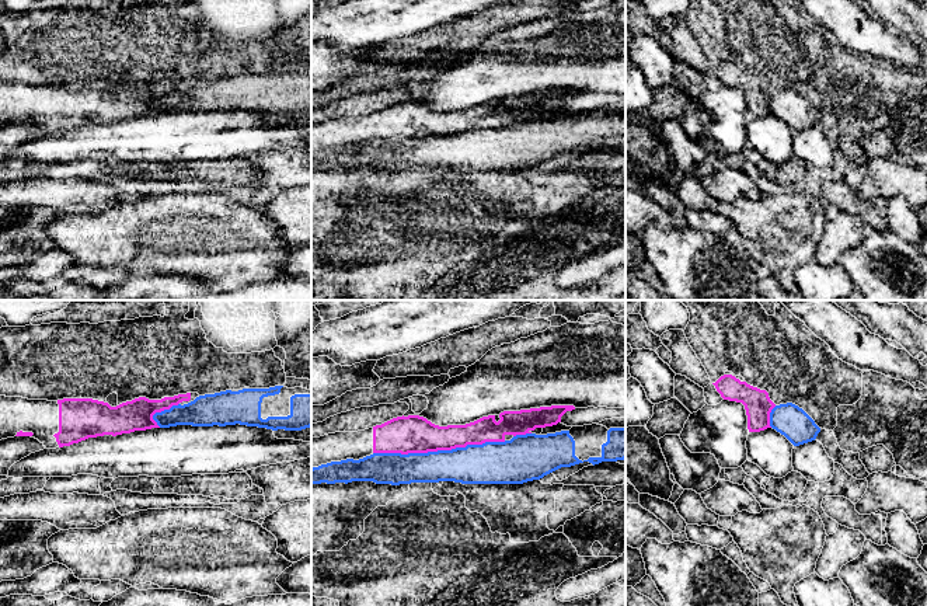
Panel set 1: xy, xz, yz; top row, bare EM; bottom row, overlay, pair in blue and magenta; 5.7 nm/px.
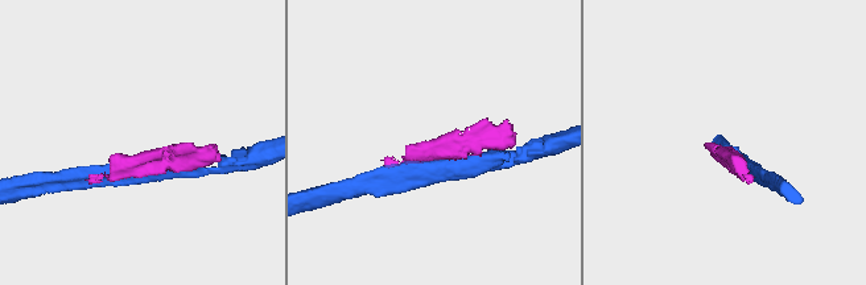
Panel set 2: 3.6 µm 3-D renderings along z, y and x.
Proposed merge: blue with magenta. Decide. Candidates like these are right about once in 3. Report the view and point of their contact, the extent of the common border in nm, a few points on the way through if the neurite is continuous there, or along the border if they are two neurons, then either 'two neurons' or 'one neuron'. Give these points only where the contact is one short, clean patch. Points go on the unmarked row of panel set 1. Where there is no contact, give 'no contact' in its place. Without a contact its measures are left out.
xz (439, 136) | 750 nm | two neurons

